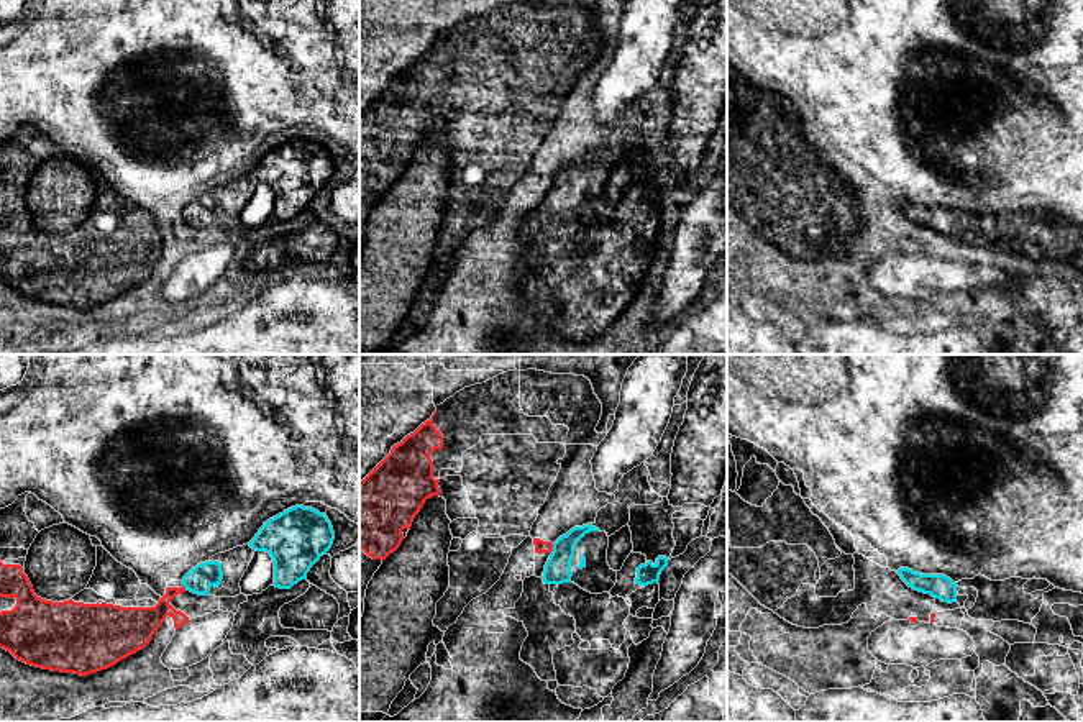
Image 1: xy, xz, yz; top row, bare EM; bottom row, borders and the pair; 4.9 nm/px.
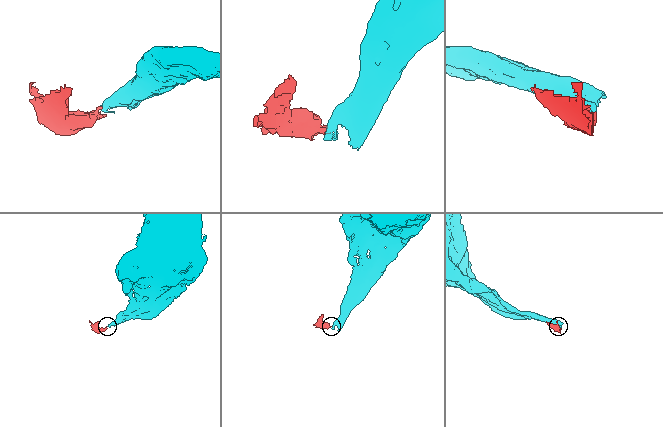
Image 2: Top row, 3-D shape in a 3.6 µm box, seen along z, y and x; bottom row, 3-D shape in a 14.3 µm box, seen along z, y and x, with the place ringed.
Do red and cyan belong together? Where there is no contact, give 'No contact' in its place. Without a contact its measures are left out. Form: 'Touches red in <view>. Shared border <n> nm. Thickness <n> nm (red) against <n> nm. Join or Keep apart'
Touches red in xz. Shared border 50 nm. Thickness 60 nm (red) against 130 nm. Keep apart

